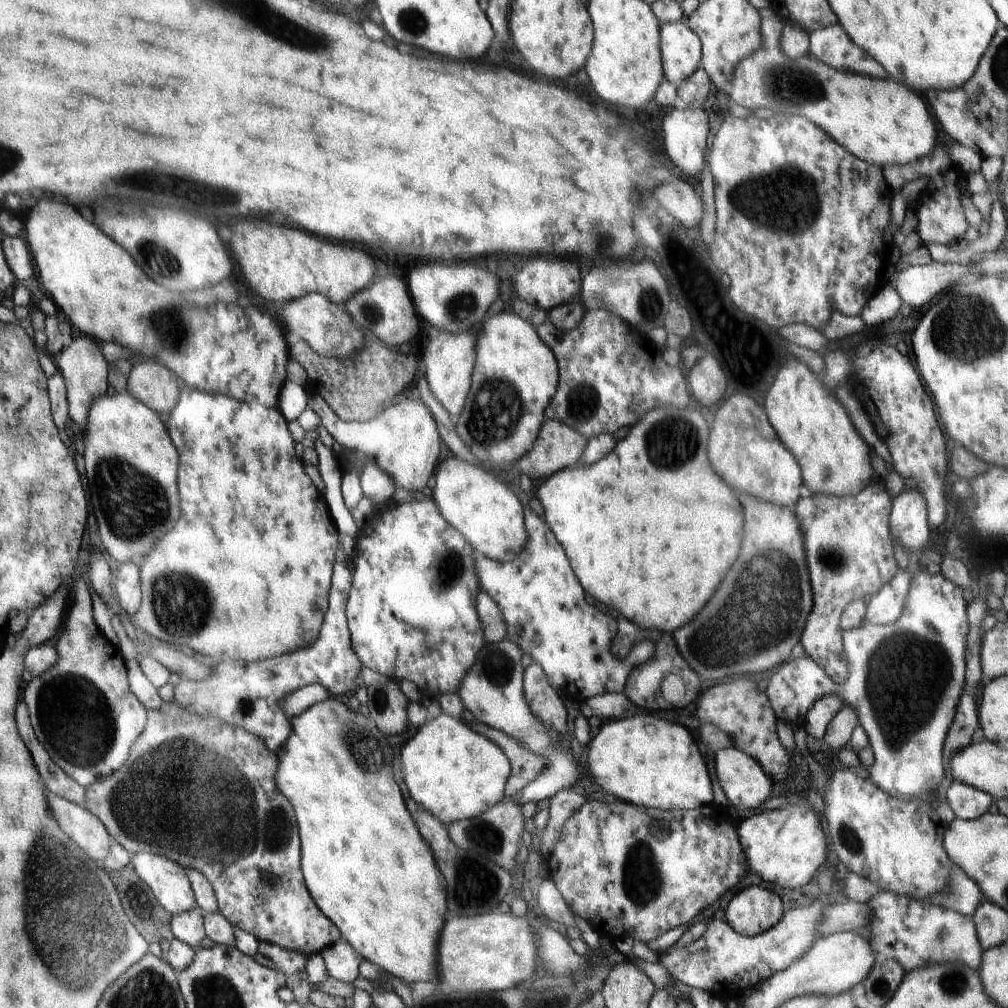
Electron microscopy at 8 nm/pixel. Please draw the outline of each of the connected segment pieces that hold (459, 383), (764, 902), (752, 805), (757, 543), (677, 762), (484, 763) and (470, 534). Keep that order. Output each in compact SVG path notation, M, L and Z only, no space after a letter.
M477 330L468 334L433 332L434 336L426 347L423 362L426 364L425 379L432 393L432 396L448 411L452 422L457 424L461 417L462 409L465 408L466 397L469 396L469 390L472 385L472 374L474 361L476 361L476 342Z
M752 885L730 900L723 917L738 934L756 936L778 924L782 908L782 900L772 890Z
M737 747L721 748L714 753L714 770L720 786L726 795L729 807L733 810L741 808L744 810L759 810L760 804L772 797L772 792L777 786L769 778L769 775L762 770L761 765L747 755L745 751Z
M738 492L738 500L745 515L742 554L730 566L730 574L726 574L726 582L714 594L710 606L673 636L678 652L702 680L756 674L788 662L812 606L808 562L795 508L779 507L745 492Z
M636 714L622 720L610 719L603 723L586 745L588 772L594 772L594 782L599 788L620 802L672 811L697 809L701 806L715 808L714 770L710 770L710 762L706 762L706 754L702 754L702 746L698 746L698 741L699 737L694 737L694 730L678 726L678 722L666 722L666 718L658 718L658 714Z
M444 713L433 720L426 721L416 734L404 743L400 762L402 778L409 796L419 807L425 808L446 826L454 821L478 817L486 809L505 800L505 786L512 776L509 757L495 741L487 739L484 734L470 728L462 719L454 719Z
M448 458L438 466L436 485L431 491L438 510L453 527L457 527L473 550L498 562L511 561L525 549L529 533L522 516L522 504L486 467Z

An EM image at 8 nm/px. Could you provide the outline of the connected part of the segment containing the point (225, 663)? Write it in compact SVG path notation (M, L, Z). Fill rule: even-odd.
M338 564L338 566L334 566L334 590L330 590L330 614L326 614L326 622L322 622L322 634L318 634L318 642L311 642L308 647L304 648L304 650L296 650L296 652L290 652L290 654L282 654L282 656L278 656L278 658L268 658L268 660L258 660L258 662L250 661L246 662L246 660L238 659L238 660L223 660L221 662L213 663L213 670L211 671L211 675L206 677L203 681L190 681L190 680L182 680L180 684L176 686L176 700L186 709L191 710L193 713L202 715L202 718L219 718L220 720L227 722L228 725L236 726L238 728L244 729L246 732L257 736L258 738L263 739L265 745L268 747L270 751L273 751L275 754L281 748L284 741L289 737L291 726L289 723L289 718L286 716L285 710L283 709L283 702L286 700L286 697L295 690L304 688L312 683L320 683L326 690L329 692L330 696L344 696L354 688L354 682L356 682L356 676L360 674L360 668L362 668L362 661L359 658L358 654L355 653L353 649L352 638L348 625L348 598L349 592L348 590L352 590L353 588L353 580L352 580L352 572L346 568L347 564Z

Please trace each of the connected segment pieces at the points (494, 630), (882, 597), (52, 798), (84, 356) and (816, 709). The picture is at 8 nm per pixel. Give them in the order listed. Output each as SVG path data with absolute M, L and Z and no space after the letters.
M484 591L476 594L477 615L482 620L482 632L486 643L497 643L508 638L508 627L497 602Z
M902 570L894 575L892 581L882 585L880 592L873 594L865 614L869 623L889 625L897 621L904 609L912 577L912 574Z
M47 786L47 793L49 794L49 801L51 807L54 809L55 815L61 822L64 830L82 847L94 860L106 860L112 854L113 845L115 843L113 835L110 834L105 822L102 822L98 815L93 811L88 810L85 806L80 806L78 803L70 802L69 799L62 798L49 790Z
M81 333L73 340L72 344L67 345L63 350L58 363L68 381L71 418L82 433L87 430L90 409L94 399L113 391L109 379L111 363L106 358L103 348L100 347L100 341Z
M834 694L819 698L810 710L807 710L804 727L816 740L822 740L834 715L844 706L841 698Z

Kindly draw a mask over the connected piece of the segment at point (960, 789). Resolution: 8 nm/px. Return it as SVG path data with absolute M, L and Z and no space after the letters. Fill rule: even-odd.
M954 781L946 792L946 802L959 819L972 820L988 812L992 797L969 784Z

